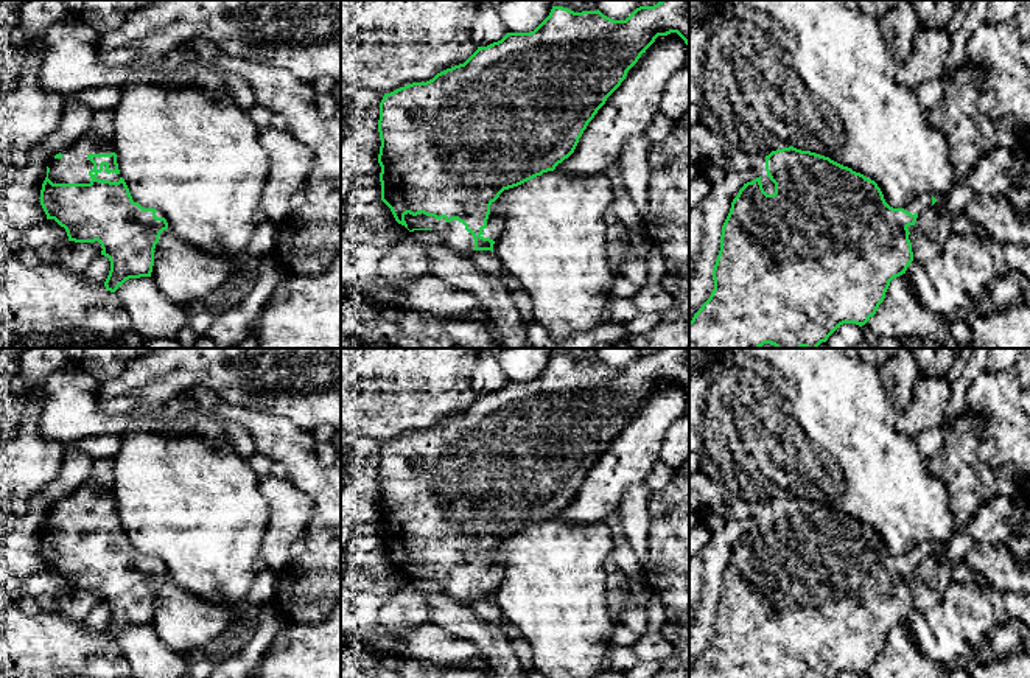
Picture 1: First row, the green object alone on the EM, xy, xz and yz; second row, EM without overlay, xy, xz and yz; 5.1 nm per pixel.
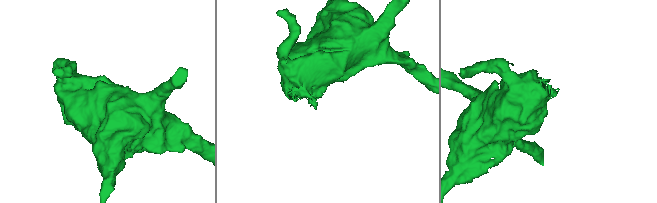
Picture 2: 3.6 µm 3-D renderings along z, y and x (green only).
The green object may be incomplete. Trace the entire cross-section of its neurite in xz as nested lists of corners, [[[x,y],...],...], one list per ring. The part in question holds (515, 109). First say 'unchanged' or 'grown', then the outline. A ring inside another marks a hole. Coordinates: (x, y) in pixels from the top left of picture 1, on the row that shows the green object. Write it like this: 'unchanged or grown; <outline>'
grown; [[[660,0],[653,6],[636,8],[625,20],[613,20],[597,11],[574,12],[563,6],[552,6],[549,16],[531,33],[507,33],[501,40],[478,50],[459,65],[437,73],[426,82],[412,82],[391,93],[384,93],[380,103],[380,154],[381,166],[381,201],[391,208],[395,221],[405,225],[409,232],[436,230],[445,246],[456,252],[470,253],[471,250],[492,250],[499,239],[504,221],[501,216],[490,213],[490,205],[499,197],[504,190],[518,187],[543,173],[554,171],[559,163],[568,159],[594,118],[597,110],[605,104],[607,98],[621,86],[627,72],[638,62],[643,53],[655,42],[658,36],[677,33],[689,48],[689,0]]]

